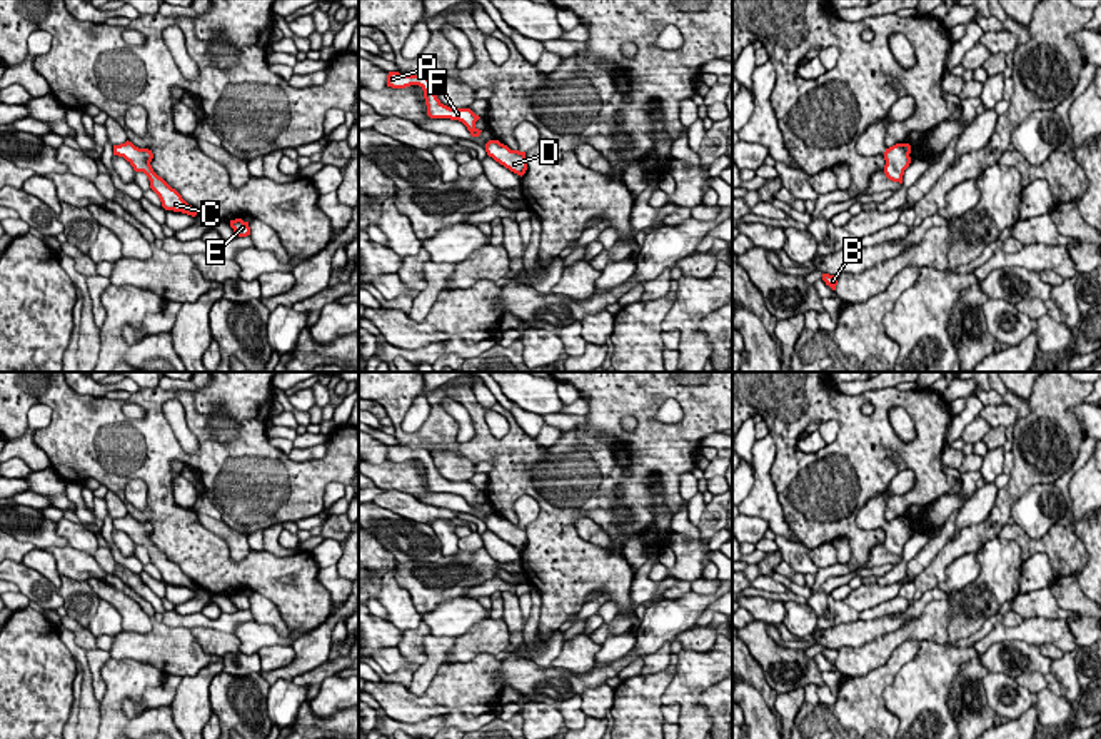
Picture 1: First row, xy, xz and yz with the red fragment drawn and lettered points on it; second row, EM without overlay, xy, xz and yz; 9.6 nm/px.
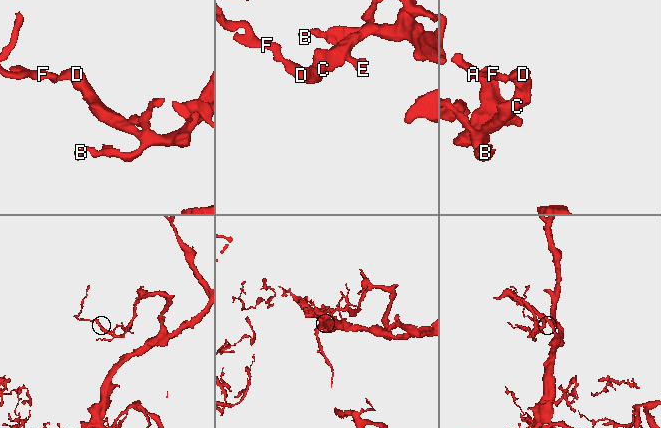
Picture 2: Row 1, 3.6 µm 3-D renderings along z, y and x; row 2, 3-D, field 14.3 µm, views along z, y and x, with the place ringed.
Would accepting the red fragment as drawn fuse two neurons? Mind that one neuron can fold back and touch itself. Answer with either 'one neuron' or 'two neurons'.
one neuron

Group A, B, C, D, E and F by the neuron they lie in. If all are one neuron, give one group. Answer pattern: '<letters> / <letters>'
A B C D E F

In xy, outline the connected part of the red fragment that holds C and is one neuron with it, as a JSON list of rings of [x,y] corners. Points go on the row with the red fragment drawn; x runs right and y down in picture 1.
[[[127,140],[125,143],[113,145],[113,155],[123,157],[135,172],[143,172],[148,177],[150,189],[158,195],[165,210],[182,212],[192,217],[199,214],[175,189],[153,172],[150,165],[153,158],[152,150],[138,148]]]

